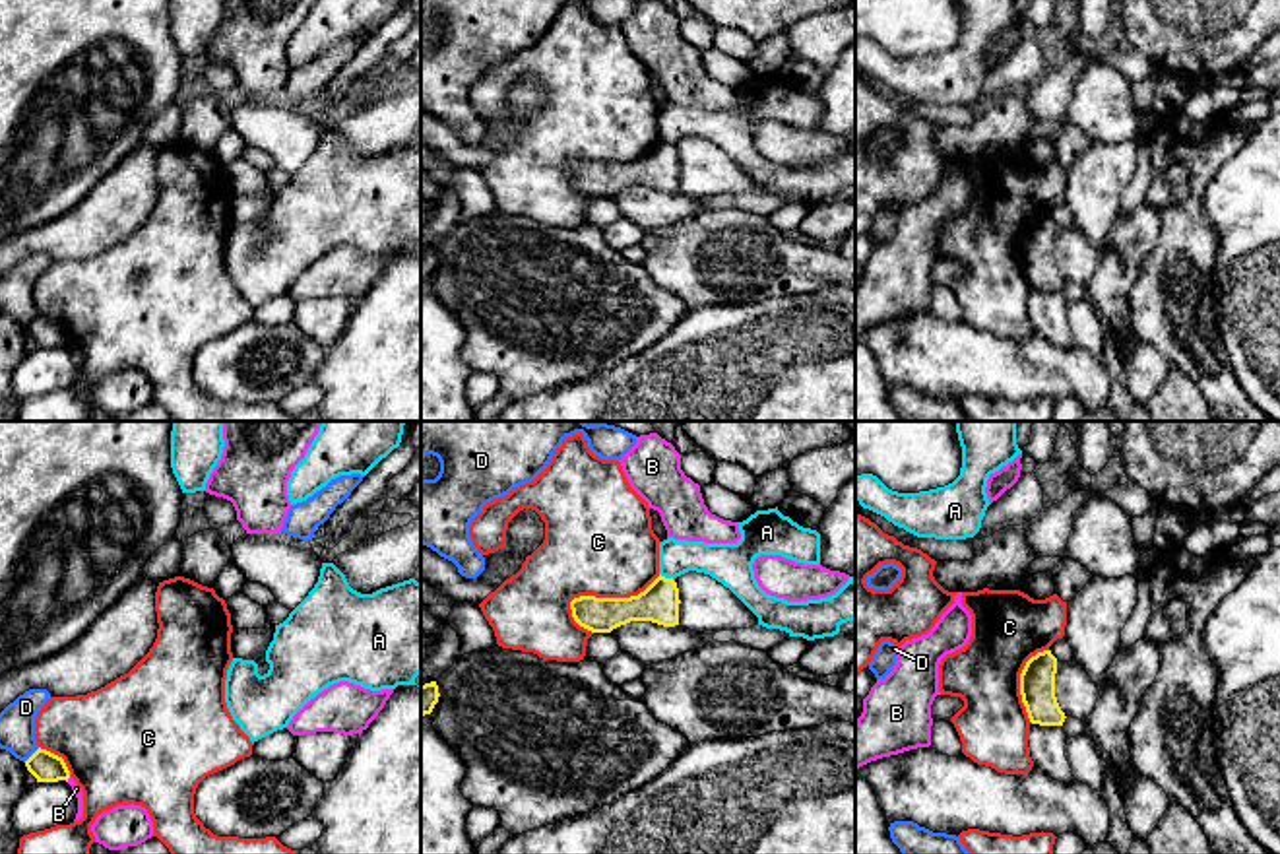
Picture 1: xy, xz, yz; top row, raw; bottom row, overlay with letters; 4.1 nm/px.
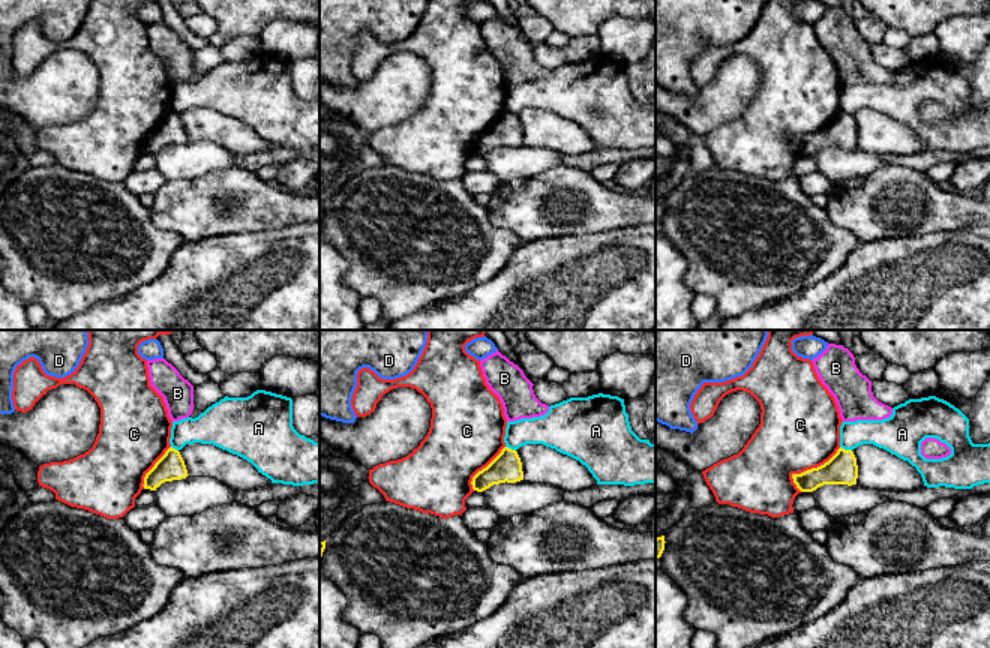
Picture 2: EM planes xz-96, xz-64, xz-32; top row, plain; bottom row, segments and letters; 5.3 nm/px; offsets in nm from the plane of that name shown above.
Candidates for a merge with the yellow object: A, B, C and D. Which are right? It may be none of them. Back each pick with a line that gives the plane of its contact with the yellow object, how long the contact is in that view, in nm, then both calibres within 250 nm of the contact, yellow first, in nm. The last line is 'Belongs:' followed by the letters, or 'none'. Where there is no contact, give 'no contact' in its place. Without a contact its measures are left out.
Belongs: none

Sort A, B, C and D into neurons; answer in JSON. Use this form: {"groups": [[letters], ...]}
{"groups": [["A"], ["B"], ["C"], ["D"]]}

